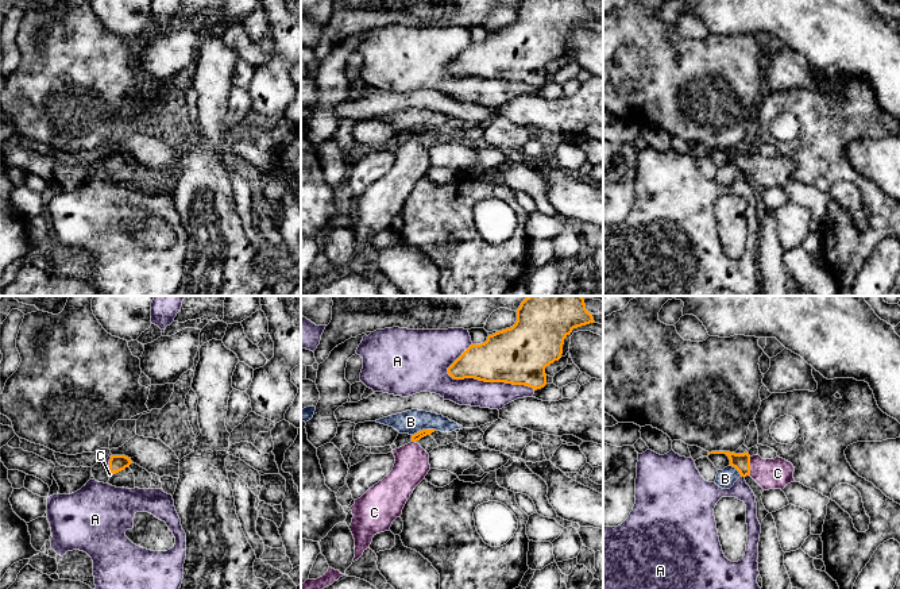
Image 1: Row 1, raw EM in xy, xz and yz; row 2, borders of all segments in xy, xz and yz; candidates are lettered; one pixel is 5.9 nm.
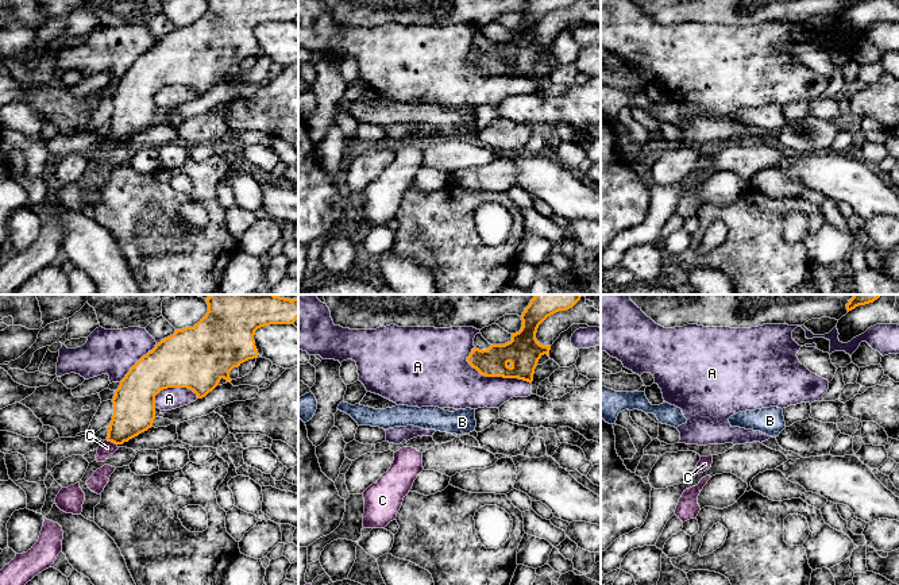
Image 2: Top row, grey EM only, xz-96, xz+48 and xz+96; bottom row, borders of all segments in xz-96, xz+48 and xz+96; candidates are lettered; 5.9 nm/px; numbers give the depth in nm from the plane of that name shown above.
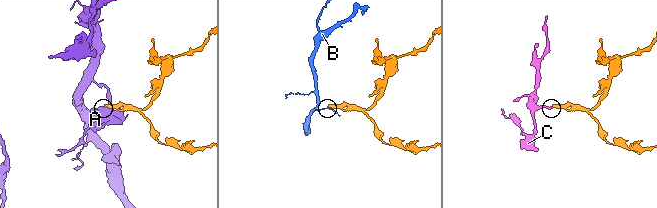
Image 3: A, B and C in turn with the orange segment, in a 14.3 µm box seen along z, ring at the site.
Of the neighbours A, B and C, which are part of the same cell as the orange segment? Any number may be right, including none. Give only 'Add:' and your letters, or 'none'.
Add: C

